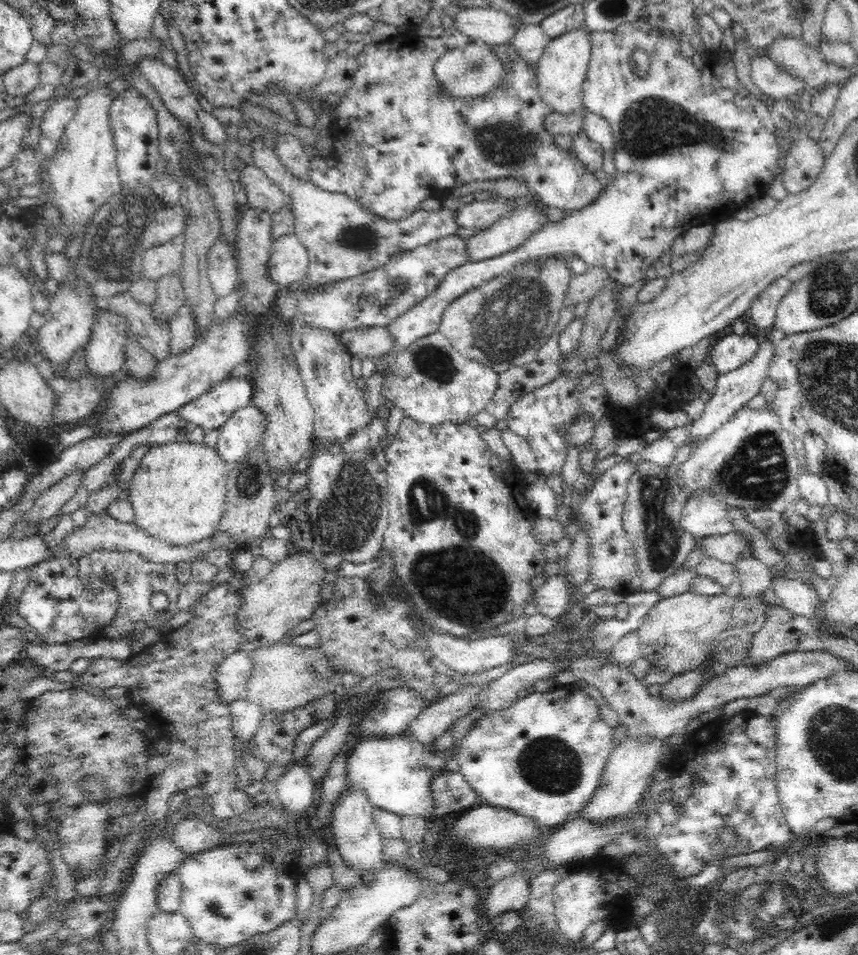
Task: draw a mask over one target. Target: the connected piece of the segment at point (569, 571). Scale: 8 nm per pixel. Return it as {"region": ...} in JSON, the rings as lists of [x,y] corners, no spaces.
{"region":[[[579,529],[575,539],[571,542],[568,555],[561,562],[561,573],[565,575],[566,581],[573,589],[578,589],[579,584],[589,580],[590,535],[586,529]]]}

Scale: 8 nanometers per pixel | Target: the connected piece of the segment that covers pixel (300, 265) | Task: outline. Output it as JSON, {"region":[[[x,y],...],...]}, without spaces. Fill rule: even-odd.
{"region":[[[293,232],[273,241],[267,262],[269,279],[286,288],[292,282],[301,282],[307,274],[309,256],[306,247]]]}

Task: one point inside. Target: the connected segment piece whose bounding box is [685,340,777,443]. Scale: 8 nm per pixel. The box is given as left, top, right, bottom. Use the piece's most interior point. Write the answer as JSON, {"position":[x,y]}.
{"position":[733,390]}

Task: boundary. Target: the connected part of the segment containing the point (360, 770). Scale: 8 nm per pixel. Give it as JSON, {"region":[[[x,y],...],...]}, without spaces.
{"region":[[[404,733],[389,737],[361,738],[347,753],[346,789],[358,787],[366,793],[370,805],[400,817],[427,818],[434,813],[435,801],[430,791],[432,779],[446,768],[448,754],[434,744],[408,739]]]}

